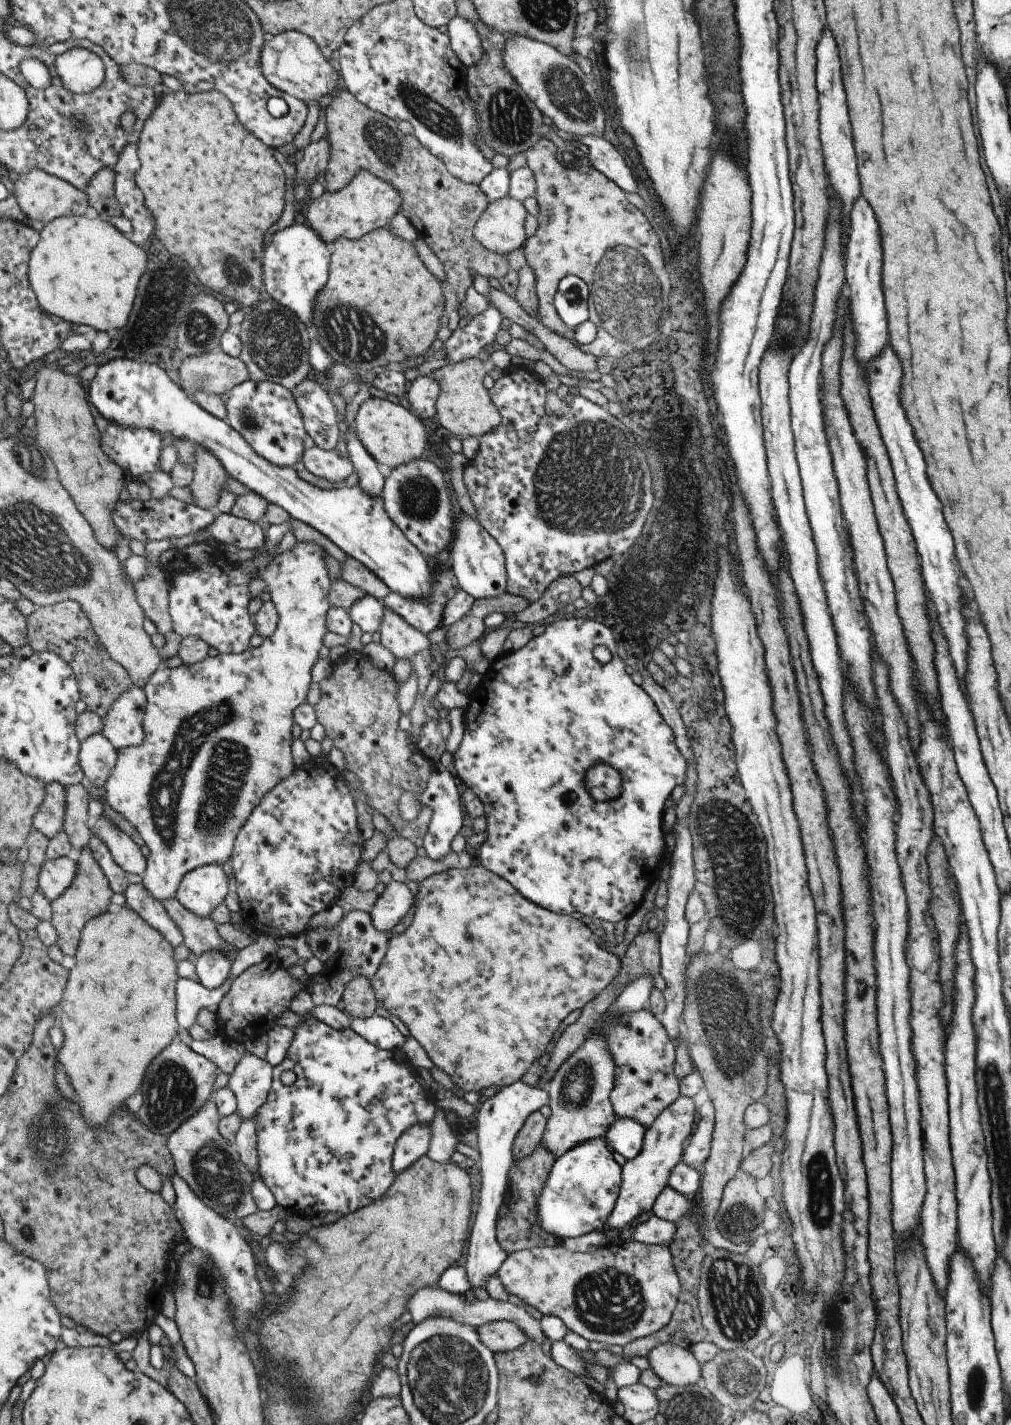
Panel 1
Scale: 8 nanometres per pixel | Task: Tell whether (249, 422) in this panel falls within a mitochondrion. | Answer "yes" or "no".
yes

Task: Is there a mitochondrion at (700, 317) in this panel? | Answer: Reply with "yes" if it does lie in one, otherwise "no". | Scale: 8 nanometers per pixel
no

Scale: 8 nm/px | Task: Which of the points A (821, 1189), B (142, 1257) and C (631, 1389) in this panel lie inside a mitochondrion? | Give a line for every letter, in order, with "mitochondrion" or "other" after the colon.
A: mitochondrion
B: other
C: other

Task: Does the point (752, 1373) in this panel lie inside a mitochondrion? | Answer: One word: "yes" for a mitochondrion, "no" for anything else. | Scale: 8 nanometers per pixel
yes

